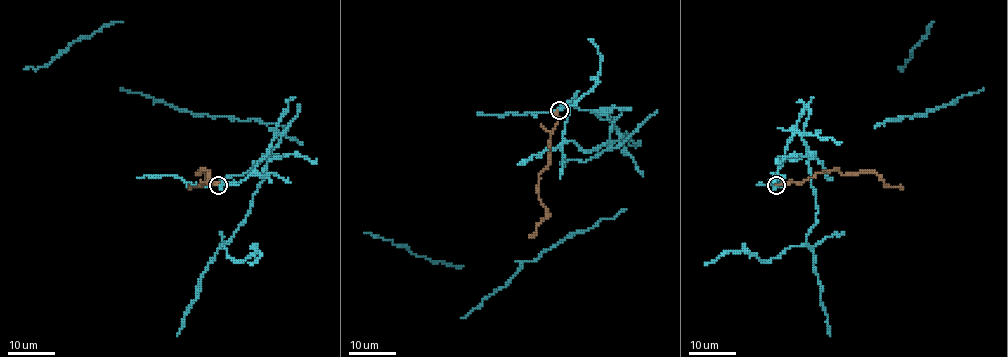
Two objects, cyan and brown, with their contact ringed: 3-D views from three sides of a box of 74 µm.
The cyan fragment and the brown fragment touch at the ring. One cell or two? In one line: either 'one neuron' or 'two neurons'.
two neurons

